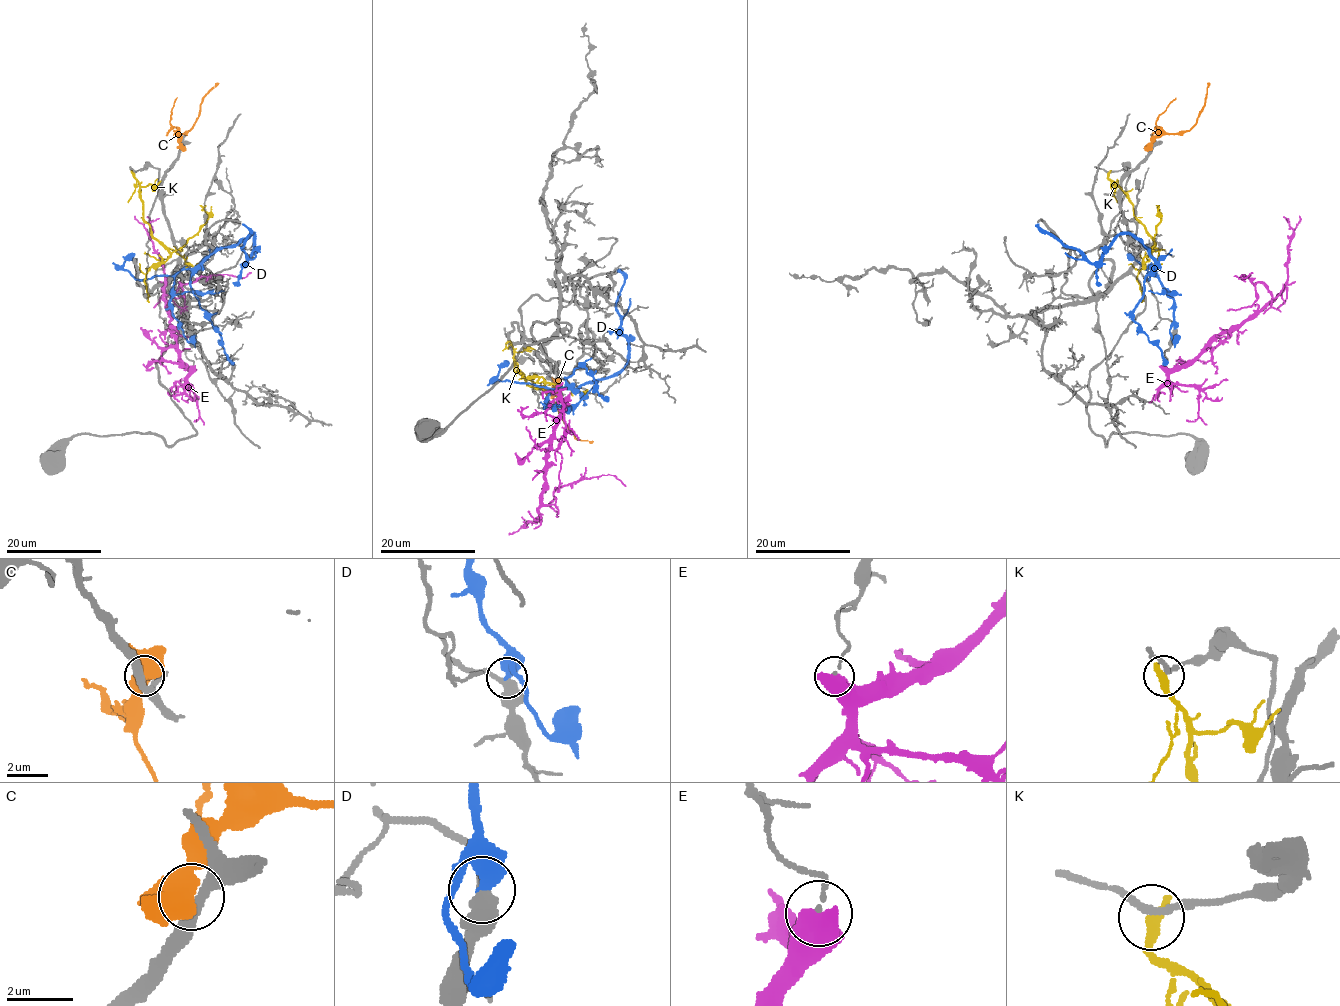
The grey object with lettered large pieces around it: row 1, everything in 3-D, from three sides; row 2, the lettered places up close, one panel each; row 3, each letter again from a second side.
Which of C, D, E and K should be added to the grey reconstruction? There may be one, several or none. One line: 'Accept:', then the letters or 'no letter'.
Accept: D

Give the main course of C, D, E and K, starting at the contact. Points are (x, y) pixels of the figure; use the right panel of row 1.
C: (1151, 146), (1155, 138), (1165, 133), (1190, 130), (1197, 122), (1209, 82)
D: (1174, 328), (1173, 298), (1159, 277), (1155, 261), (1131, 234), (1121, 233), (1099, 259), (1090, 263), (1036, 224)
E: (1163, 367), (1187, 365), (1218, 334), (1238, 328), (1268, 303), (1272, 294), (1264, 286), (1242, 277), (1253, 273)
K: (1107, 173), (1110, 180), (1132, 205), (1134, 215), (1154, 240), (1150, 252), (1160, 220), (1156, 205)

